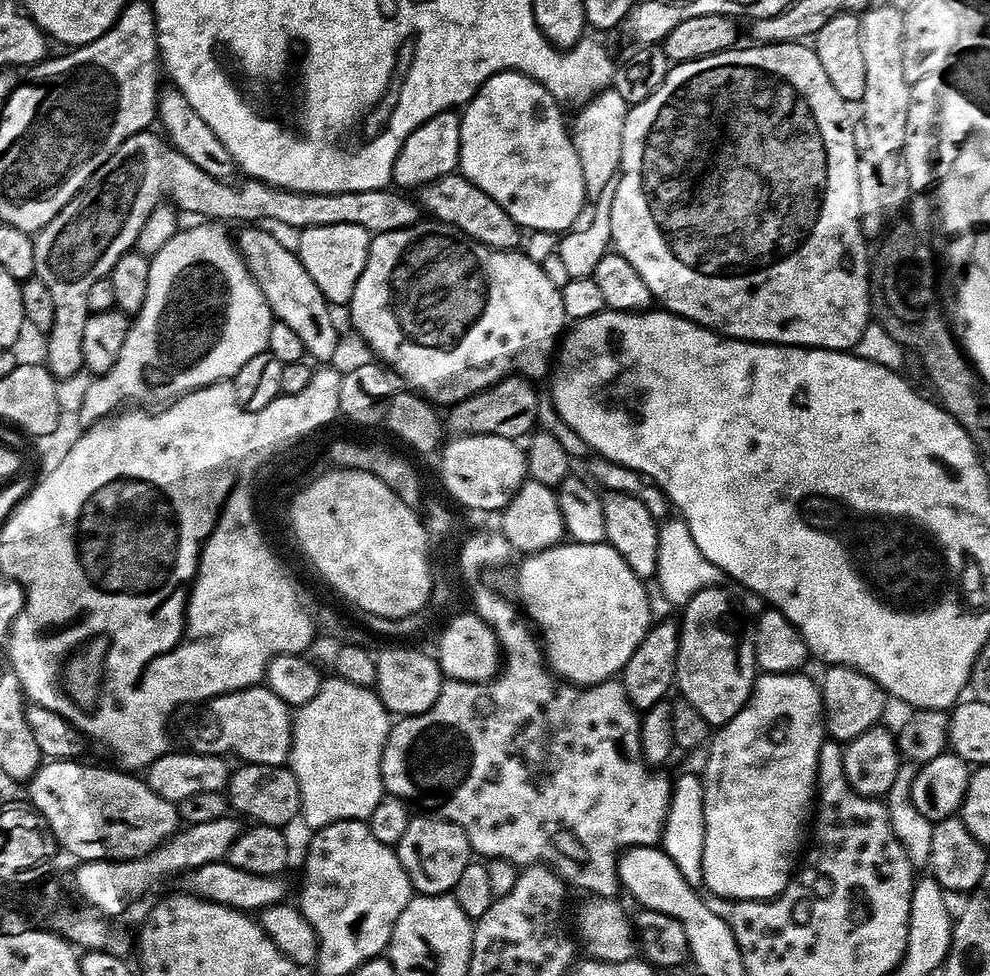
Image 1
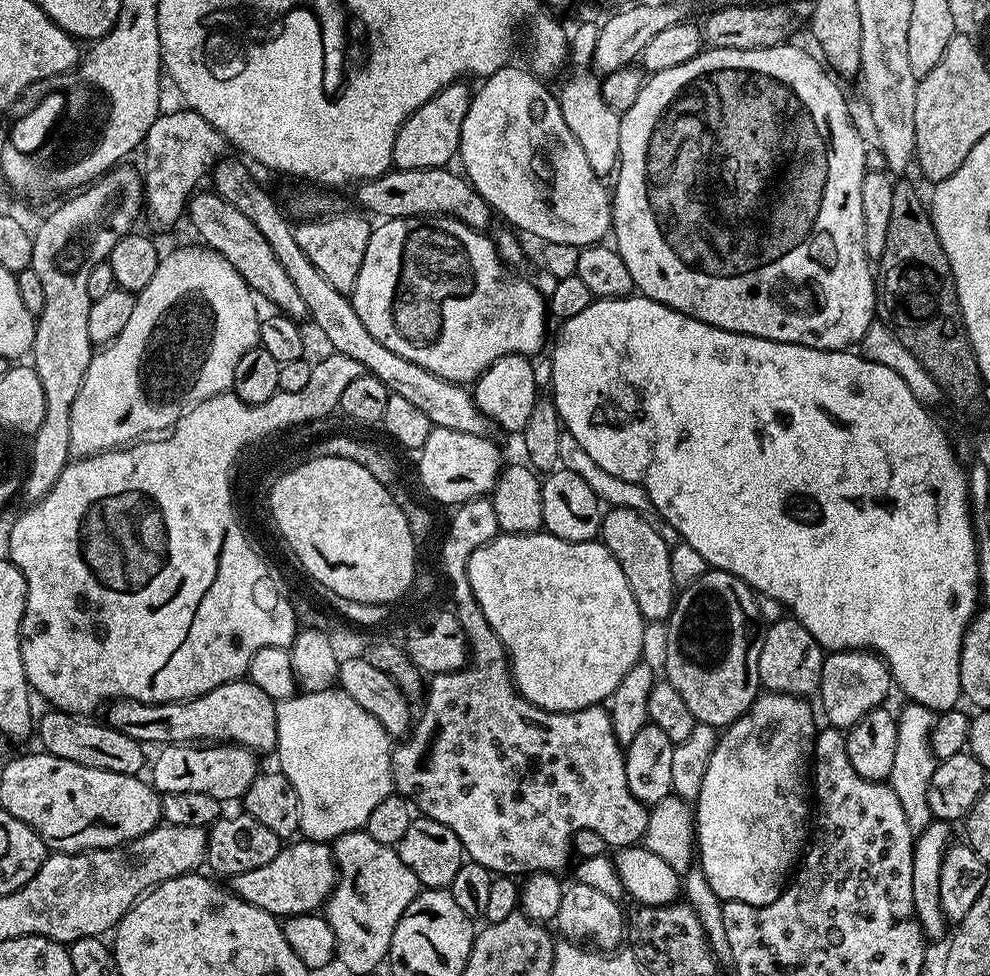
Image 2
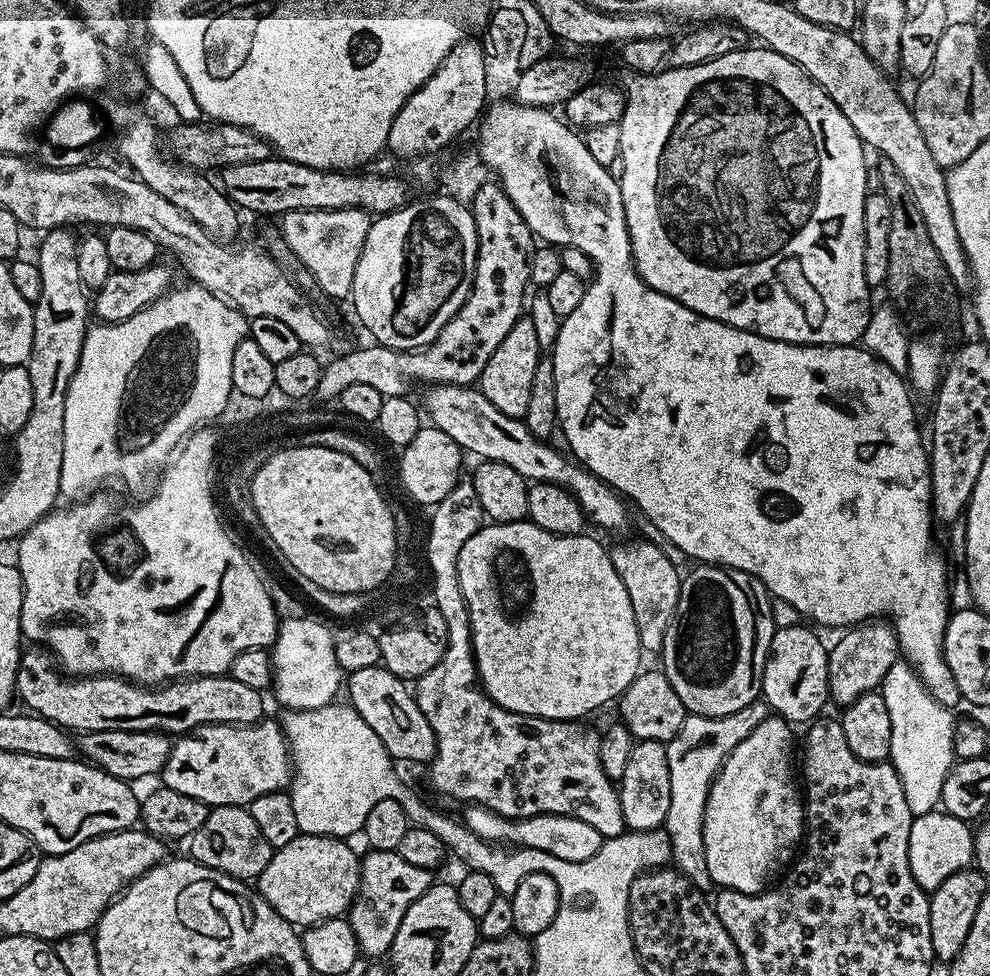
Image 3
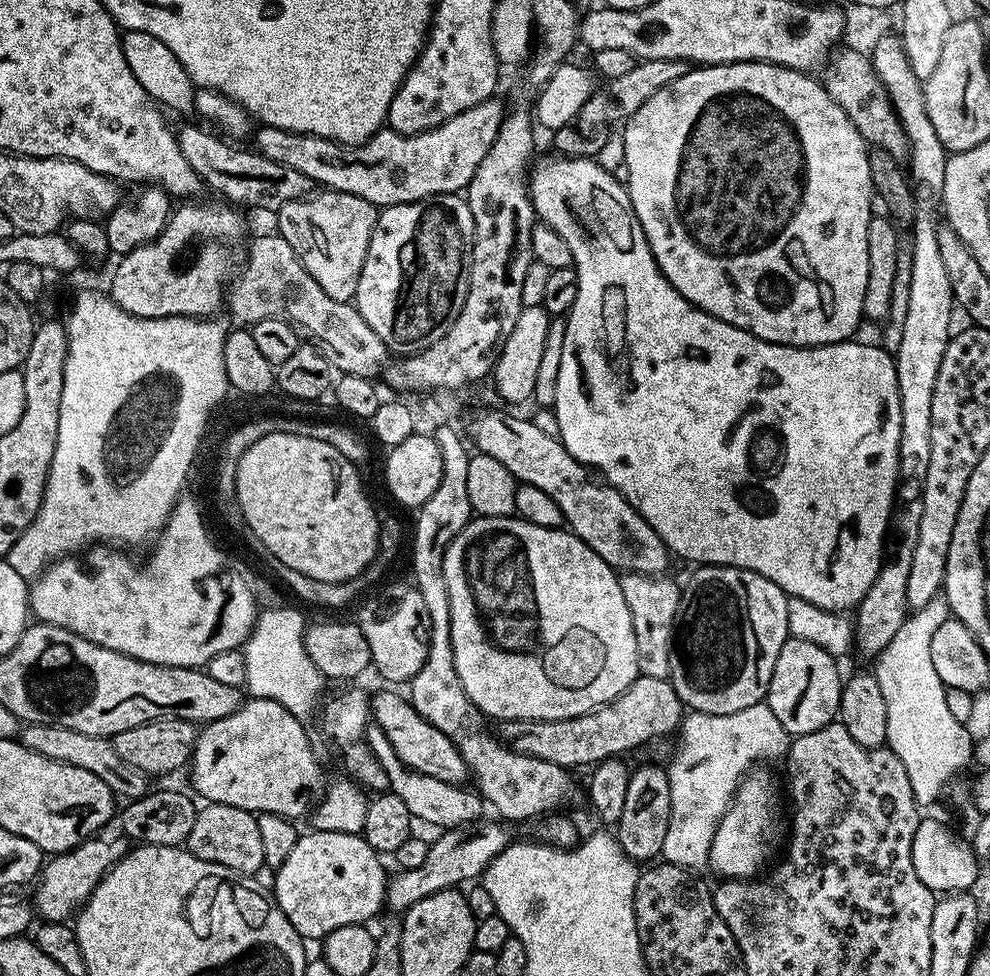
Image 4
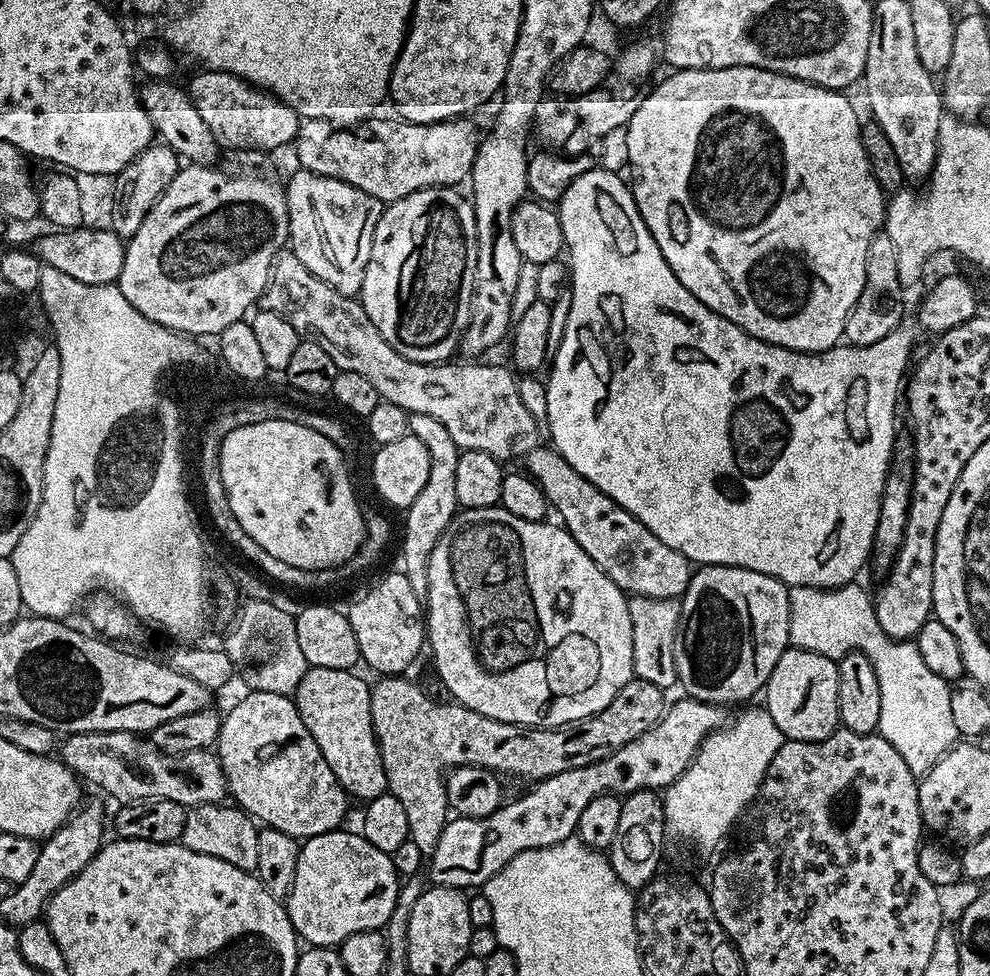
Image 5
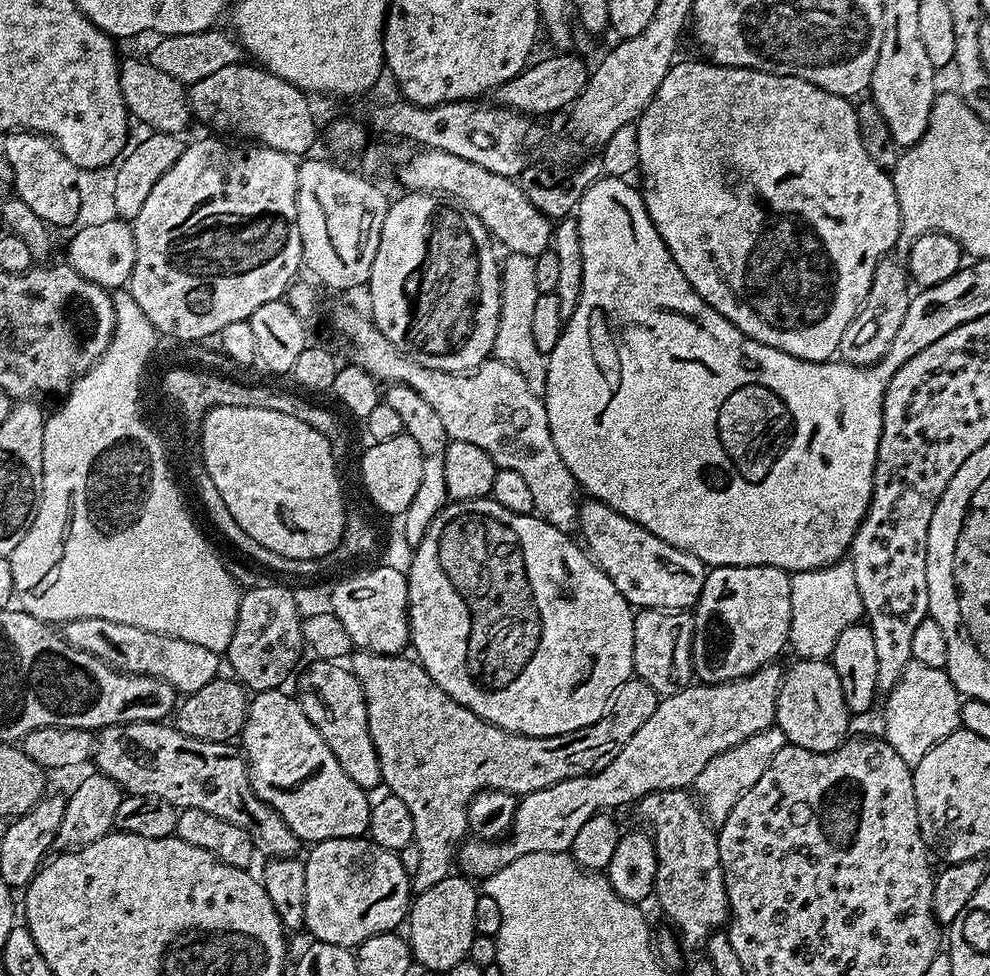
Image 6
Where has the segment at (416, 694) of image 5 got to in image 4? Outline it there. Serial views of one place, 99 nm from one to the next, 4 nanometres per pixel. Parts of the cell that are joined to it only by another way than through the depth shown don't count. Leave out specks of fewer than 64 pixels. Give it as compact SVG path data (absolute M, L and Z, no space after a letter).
M639 675L618 698L593 712L565 720L501 720L498 736L516 752L576 770L579 764L595 766L602 760L620 758L625 755L623 752L632 752L659 736L675 733L685 715L686 706L678 698L671 679Z

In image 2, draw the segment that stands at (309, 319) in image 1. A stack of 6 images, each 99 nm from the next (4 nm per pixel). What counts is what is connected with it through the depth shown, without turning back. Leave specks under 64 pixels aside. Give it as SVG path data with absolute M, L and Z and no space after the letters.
M215 190L197 191L186 204L186 220L192 223L192 228L201 236L203 243L212 251L222 254L234 270L248 283L249 288L257 297L269 300L273 304L273 309L279 310L285 316L291 316L293 320L300 322L307 317L306 302L302 302L301 295L298 294L294 282L290 282L286 270L282 270L282 262L274 255L274 250L270 250L270 242L262 238L258 226L238 210L226 198L222 198Z

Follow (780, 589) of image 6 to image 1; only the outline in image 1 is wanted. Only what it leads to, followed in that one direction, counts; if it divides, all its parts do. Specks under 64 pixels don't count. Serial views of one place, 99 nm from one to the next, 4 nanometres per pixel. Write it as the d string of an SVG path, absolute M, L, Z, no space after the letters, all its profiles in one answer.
M724 586L698 591L678 616L680 641L676 659L675 687L679 695L706 718L710 726L730 722L742 710L758 675L754 654L754 624Z

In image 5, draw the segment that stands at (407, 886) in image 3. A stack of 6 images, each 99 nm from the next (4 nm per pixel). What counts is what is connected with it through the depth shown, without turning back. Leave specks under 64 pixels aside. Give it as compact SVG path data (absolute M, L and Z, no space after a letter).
M683 698L677 704L669 703L664 716L646 734L638 734L634 742L626 742L622 750L614 750L606 758L598 762L590 762L590 766L578 766L574 770L562 770L562 774L547 776L545 780L533 783L532 788L525 796L517 800L509 799L494 814L486 818L470 818L457 815L449 819L444 825L442 834L438 838L438 846L432 851L430 861L427 863L426 872L432 875L431 883L442 888L458 888L461 890L480 890L484 883L494 878L510 861L518 858L526 850L545 848L560 844L563 840L573 839L578 818L582 818L582 810L594 802L594 798L605 794L627 794L638 790L663 790L669 788L676 779L690 766L696 757L700 744L709 734L725 723L725 709L719 704L707 704L701 700Z

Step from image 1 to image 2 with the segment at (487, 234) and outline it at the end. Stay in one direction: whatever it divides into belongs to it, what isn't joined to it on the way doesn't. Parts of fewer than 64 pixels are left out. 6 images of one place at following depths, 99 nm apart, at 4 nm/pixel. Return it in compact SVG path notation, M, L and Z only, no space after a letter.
M448 166L427 168L426 170L402 170L393 167L378 178L357 183L354 188L356 200L365 208L365 210L363 209L365 213L373 212L374 215L380 216L376 218L383 218L384 220L397 220L403 216L449 216L471 228L487 229L487 224L494 219L491 206L478 194L478 190L472 188L471 184L459 171L456 171L456 173L451 172L452 170Z

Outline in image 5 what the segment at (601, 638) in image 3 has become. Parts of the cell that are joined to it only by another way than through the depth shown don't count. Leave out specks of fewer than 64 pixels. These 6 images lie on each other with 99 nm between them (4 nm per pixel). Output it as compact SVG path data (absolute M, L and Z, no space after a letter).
M502 507L466 508L457 511L450 526L438 538L428 559L428 594L426 597L426 644L432 648L432 660L444 682L444 688L451 699L464 704L470 710L486 718L502 722L529 724L531 728L557 728L563 724L573 724L587 716L598 714L614 702L618 690L633 679L632 671L632 627L628 596L607 576L578 546L568 529L559 523L548 524L544 520L526 522L526 518L514 518Z

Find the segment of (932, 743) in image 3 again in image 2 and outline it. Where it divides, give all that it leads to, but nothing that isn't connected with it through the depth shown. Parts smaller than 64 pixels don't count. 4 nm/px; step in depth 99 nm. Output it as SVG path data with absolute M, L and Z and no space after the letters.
M905 703L905 708L898 712L898 747L894 754L894 770L890 770L887 783L891 784L894 794L898 794L898 802L902 802L902 811L906 814L906 822L912 827L913 833L919 834L926 830L934 820L930 810L930 802L926 802L926 790L930 790L930 778L934 778L934 770L938 763L932 752L932 709Z

